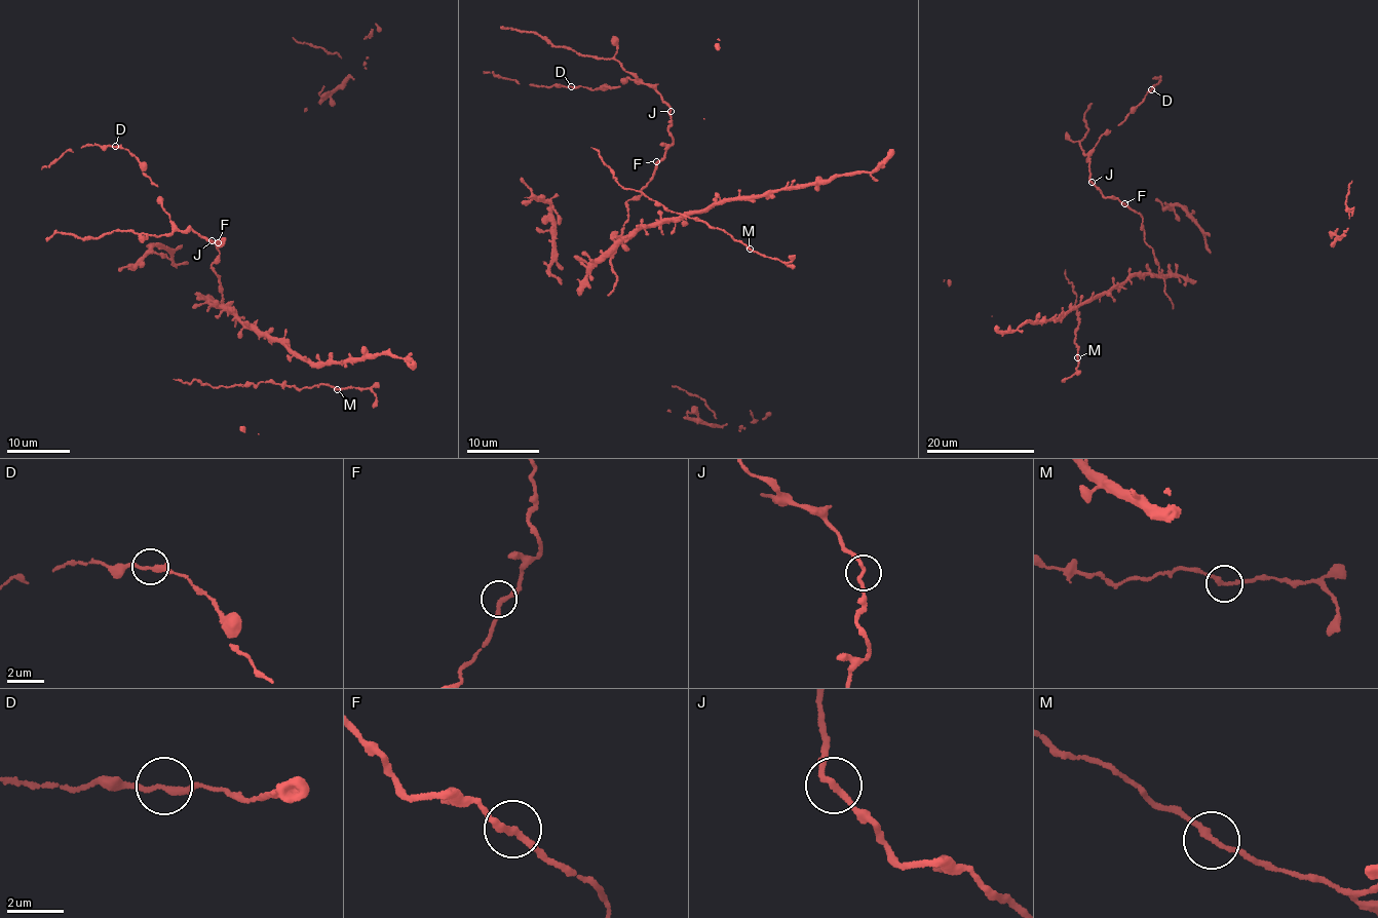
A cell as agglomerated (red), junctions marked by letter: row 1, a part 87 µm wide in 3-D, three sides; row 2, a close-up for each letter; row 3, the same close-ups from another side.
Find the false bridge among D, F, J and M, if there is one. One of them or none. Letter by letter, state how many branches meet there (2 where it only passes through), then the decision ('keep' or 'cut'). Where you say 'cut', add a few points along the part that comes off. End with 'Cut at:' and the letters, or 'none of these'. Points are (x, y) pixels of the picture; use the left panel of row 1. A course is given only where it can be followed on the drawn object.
D: 2 | keep
F: 2 | keep
J: 2 | keep
M: 2 | keep
Cut at: none of these

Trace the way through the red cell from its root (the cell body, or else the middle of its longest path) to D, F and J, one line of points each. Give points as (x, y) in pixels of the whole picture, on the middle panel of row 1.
D: (608, 255), (627, 219), (626, 200), (641, 195), (673, 144), (670, 110), (637, 79), (617, 87), (571, 86)
F: (608, 255), (617, 244), (627, 219), (626, 200), (641, 195), (651, 180), (656, 161)
J: (608, 255), (617, 244), (627, 219), (626, 200), (641, 195), (656, 162), (673, 144), (668, 128), (671, 111)

